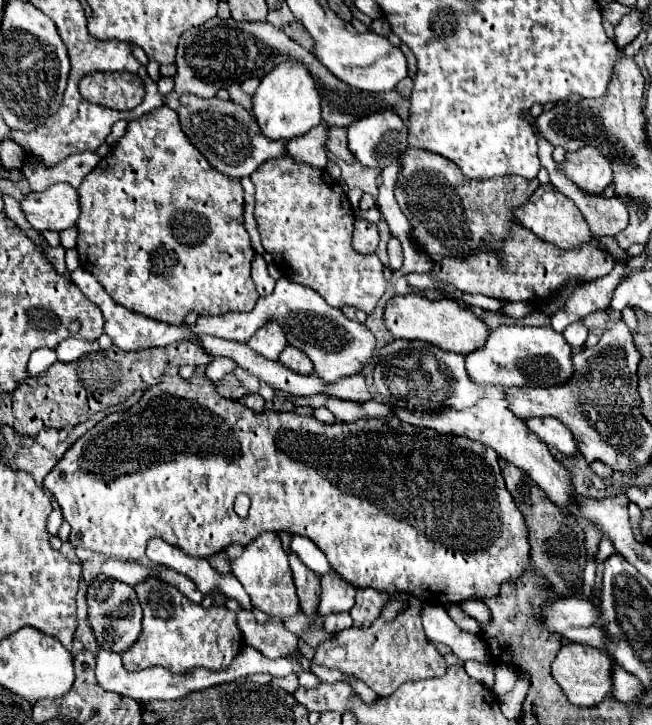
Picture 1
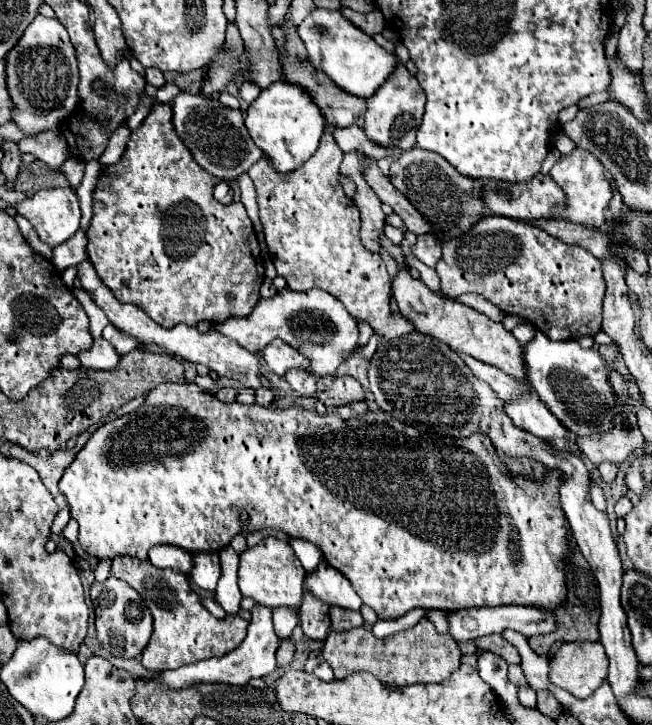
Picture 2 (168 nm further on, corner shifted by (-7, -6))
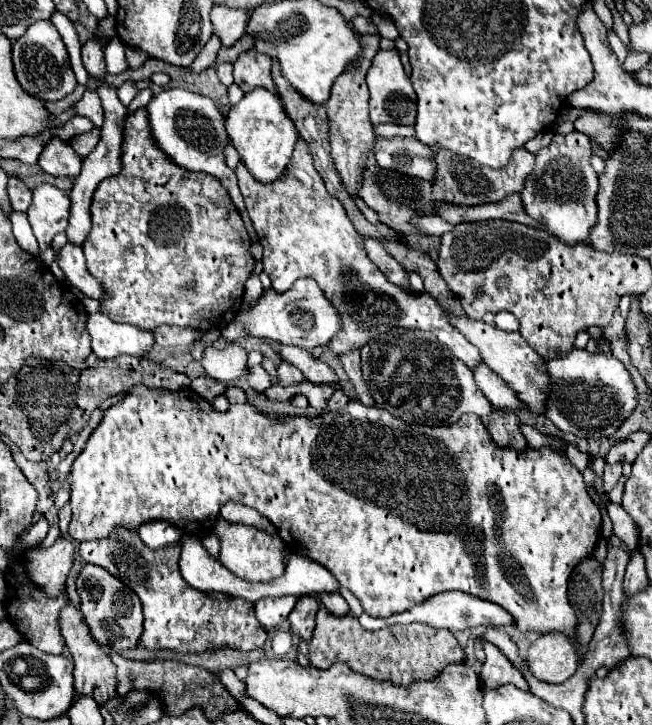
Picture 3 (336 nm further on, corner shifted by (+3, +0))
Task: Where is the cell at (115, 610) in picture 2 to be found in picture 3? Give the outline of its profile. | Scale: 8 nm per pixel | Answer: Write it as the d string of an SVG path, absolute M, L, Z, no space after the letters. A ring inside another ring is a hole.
M85 564L79 572L77 592L81 596L81 612L85 616L85 624L89 626L91 636L99 646L115 650L137 646L139 636L143 634L143 612L137 594L133 594L119 578L111 576L105 568L93 564Z

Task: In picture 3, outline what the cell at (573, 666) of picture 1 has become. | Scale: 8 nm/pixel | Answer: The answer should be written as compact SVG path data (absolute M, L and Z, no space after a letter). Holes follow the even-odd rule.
M561 632L541 634L525 656L533 676L551 684L569 680L579 666L579 658L581 656L573 640Z

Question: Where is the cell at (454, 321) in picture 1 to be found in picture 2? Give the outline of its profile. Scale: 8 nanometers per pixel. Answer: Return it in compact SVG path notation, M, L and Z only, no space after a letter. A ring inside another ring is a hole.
M399 270L395 274L393 296L397 300L401 314L407 316L419 332L441 340L443 344L451 346L455 352L463 352L463 354L469 354L481 362L499 366L503 372L507 372L515 380L529 384L527 370L523 364L523 346L517 342L517 338L509 330L503 328L501 322L493 322L487 316L479 314L477 310L473 310L457 300L443 298L443 296L431 292L421 280L413 278L409 274L409 270Z

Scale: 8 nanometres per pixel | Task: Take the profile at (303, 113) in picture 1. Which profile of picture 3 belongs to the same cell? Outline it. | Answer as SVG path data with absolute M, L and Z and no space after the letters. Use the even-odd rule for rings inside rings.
M255 88L253 92L245 94L243 100L229 110L225 128L243 164L259 182L273 182L281 176L281 172L291 160L293 146L299 138L295 122L285 112L285 106L281 104L279 96L265 88Z

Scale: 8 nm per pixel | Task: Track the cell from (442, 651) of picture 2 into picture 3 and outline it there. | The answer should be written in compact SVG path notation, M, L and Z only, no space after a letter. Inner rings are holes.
M323 606L317 612L317 626L309 642L309 660L315 668L329 668L333 662L345 662L355 672L393 684L435 678L447 664L463 662L463 648L449 630L435 630L427 624L395 624L369 632L361 628L355 616L333 616Z

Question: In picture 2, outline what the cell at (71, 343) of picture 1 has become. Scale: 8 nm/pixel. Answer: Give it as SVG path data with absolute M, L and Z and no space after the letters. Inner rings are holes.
M101 336L93 340L91 350L85 350L83 354L79 354L81 366L85 368L93 368L93 370L111 370L119 364L121 354L117 354L117 350Z

